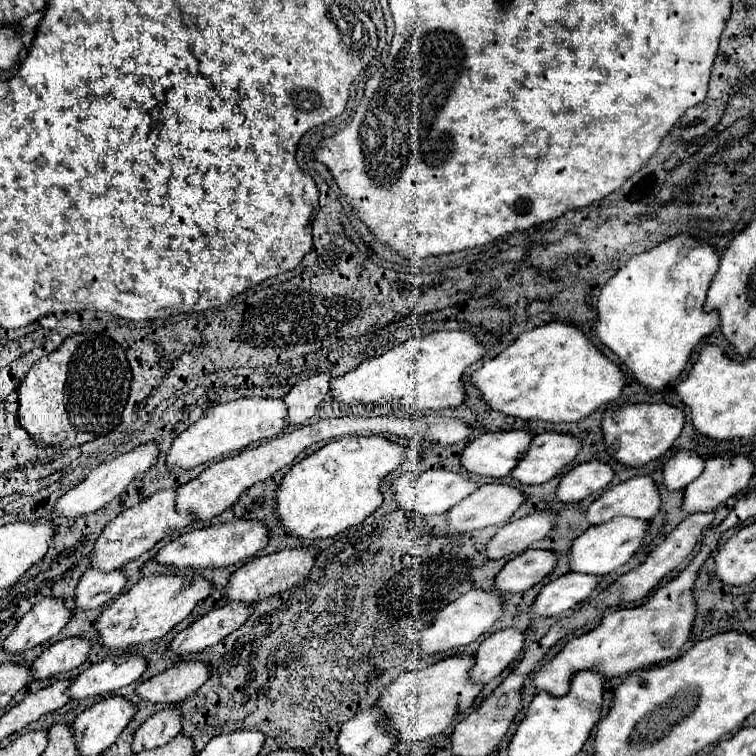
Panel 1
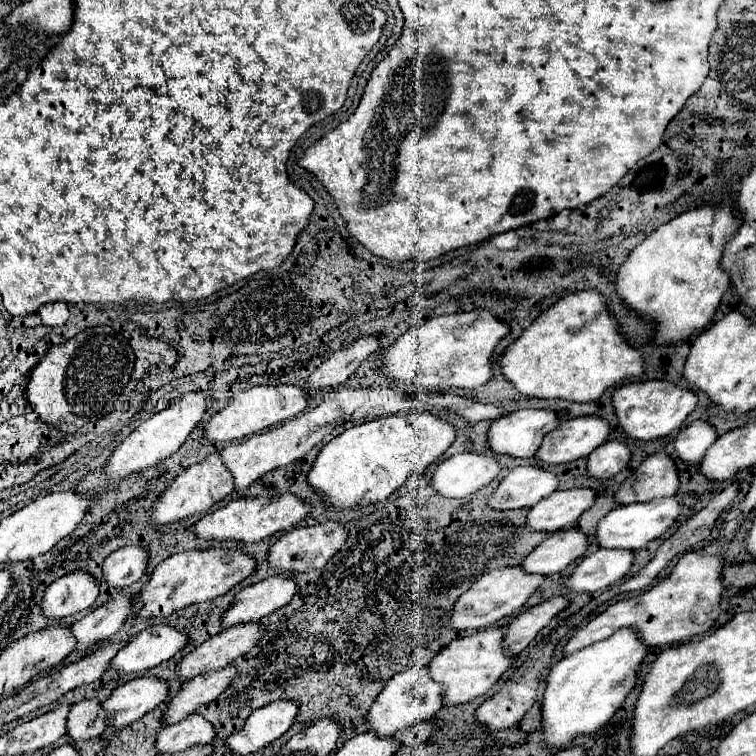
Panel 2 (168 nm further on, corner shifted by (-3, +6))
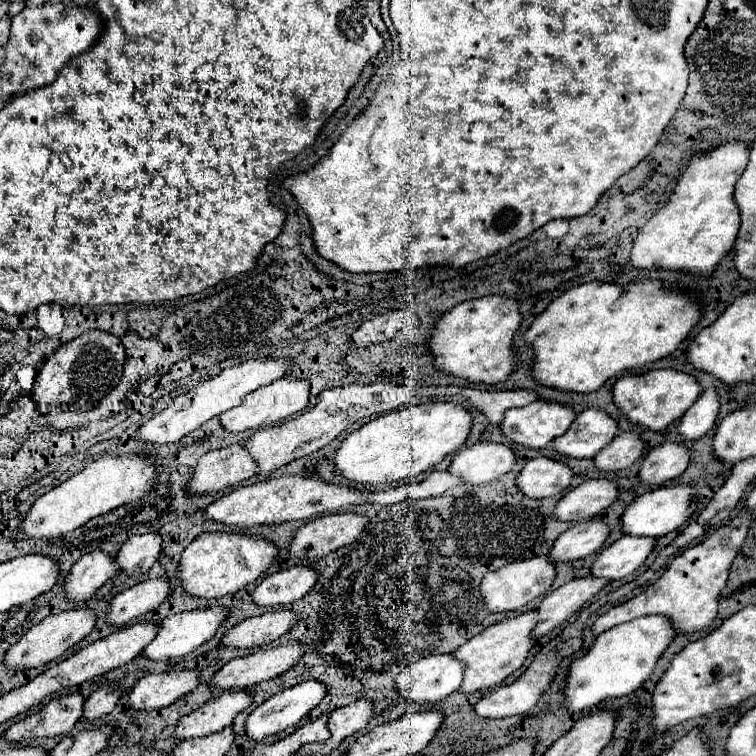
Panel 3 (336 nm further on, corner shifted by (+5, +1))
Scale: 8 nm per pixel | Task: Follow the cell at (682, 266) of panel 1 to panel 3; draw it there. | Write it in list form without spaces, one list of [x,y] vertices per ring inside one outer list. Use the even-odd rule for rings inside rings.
[[[728,141],[712,151],[696,153],[668,199],[668,203],[644,225],[632,247],[632,265],[638,269],[662,267],[710,275],[716,263],[730,251],[740,229],[740,209],[734,201],[734,185],[744,173],[750,143]]]

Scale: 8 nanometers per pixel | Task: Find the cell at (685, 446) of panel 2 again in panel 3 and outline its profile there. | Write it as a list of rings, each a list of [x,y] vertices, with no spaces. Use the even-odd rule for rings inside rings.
[[[704,389],[698,401],[682,415],[680,433],[686,441],[694,441],[704,437],[712,427],[720,411],[720,395],[716,389]]]

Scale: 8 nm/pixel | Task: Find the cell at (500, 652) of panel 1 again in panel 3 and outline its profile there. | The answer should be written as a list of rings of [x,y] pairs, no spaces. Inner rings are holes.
[[[584,575],[568,581],[566,585],[546,595],[544,601],[538,605],[538,627],[534,631],[534,637],[542,637],[554,627],[562,625],[586,601],[598,595],[608,583],[610,583],[608,579],[596,579],[592,575]]]

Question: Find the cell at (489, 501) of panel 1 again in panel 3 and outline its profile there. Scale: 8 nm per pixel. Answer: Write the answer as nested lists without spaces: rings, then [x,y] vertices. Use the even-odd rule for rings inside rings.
[[[534,457],[528,459],[518,475],[518,489],[532,499],[554,497],[572,485],[574,471],[556,459]]]

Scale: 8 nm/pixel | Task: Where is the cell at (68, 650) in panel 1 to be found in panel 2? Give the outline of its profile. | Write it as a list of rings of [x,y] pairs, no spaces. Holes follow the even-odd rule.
[[[116,594],[108,604],[88,612],[82,620],[70,626],[72,636],[76,638],[76,650],[88,650],[102,640],[110,640],[120,626],[134,614],[130,594]]]

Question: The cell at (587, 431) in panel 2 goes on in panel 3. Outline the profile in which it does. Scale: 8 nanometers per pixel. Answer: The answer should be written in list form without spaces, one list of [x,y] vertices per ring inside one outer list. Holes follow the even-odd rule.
[[[598,409],[580,413],[568,431],[552,441],[552,447],[564,457],[592,459],[618,433],[618,421]]]

